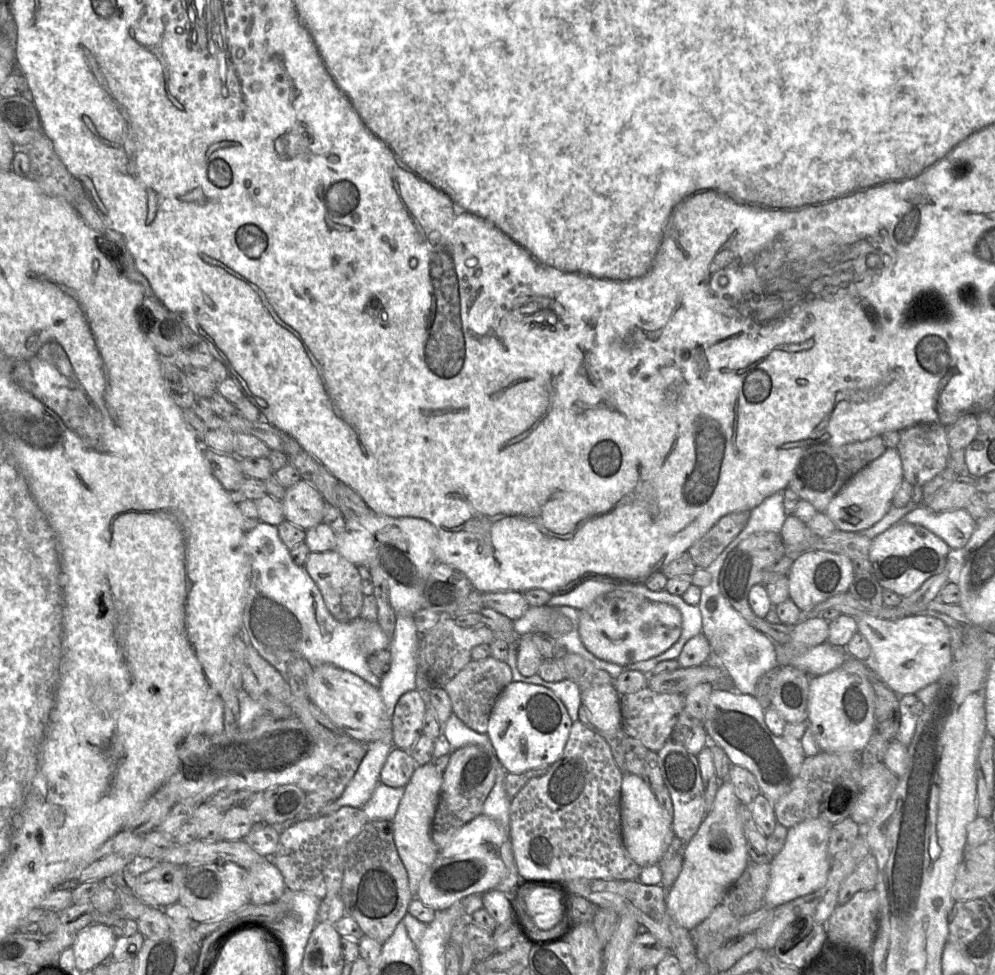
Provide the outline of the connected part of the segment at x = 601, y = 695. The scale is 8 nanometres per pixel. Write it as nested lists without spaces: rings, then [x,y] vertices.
[[[613,684],[581,689],[581,704],[588,709],[591,720],[598,729],[622,729],[620,695]]]

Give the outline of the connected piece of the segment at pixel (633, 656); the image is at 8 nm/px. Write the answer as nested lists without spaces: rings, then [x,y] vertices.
[[[615,589],[598,596],[589,606],[578,609],[578,632],[585,648],[596,657],[620,666],[627,666],[660,655],[668,650],[680,637],[682,617],[673,605],[655,602],[633,591]]]

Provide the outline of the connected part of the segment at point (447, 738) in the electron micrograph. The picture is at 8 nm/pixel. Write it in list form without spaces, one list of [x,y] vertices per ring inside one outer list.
[[[454,713],[445,723],[443,733],[434,740],[433,759],[452,753],[466,745],[479,745],[495,753],[493,744],[486,733],[479,733],[469,728]]]

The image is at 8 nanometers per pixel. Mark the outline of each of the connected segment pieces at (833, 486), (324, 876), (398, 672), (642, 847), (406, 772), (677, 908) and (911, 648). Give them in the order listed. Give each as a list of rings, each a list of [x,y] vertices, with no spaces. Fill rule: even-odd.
[[[879,435],[863,441],[853,442],[841,446],[813,446],[801,457],[787,488],[794,491],[800,499],[811,503],[817,512],[824,513],[830,501],[838,494],[847,481],[869,463],[884,454],[886,449],[887,447],[884,445],[882,437]]]
[[[343,806],[332,814],[298,822],[281,832],[278,850],[270,859],[282,873],[287,889],[311,894],[320,900],[339,894],[348,844],[367,821],[361,808]]]
[[[396,615],[396,627],[392,640],[389,644],[391,654],[390,667],[387,673],[381,678],[380,695],[386,708],[389,719],[392,719],[395,705],[399,698],[408,691],[416,690],[417,674],[417,650],[419,634],[411,615]]]
[[[625,773],[621,787],[622,837],[630,857],[641,867],[659,864],[675,838],[669,814],[640,776]]]
[[[394,747],[381,769],[380,781],[390,787],[405,787],[418,766],[409,751]]]
[[[723,780],[711,811],[695,836],[683,847],[682,870],[667,890],[666,908],[676,923],[687,930],[694,929],[711,914],[747,866],[746,839],[737,813],[739,804],[732,783]]]
[[[921,614],[899,619],[854,618],[870,646],[870,667],[897,695],[915,694],[937,682],[952,661],[950,627],[940,619]]]

